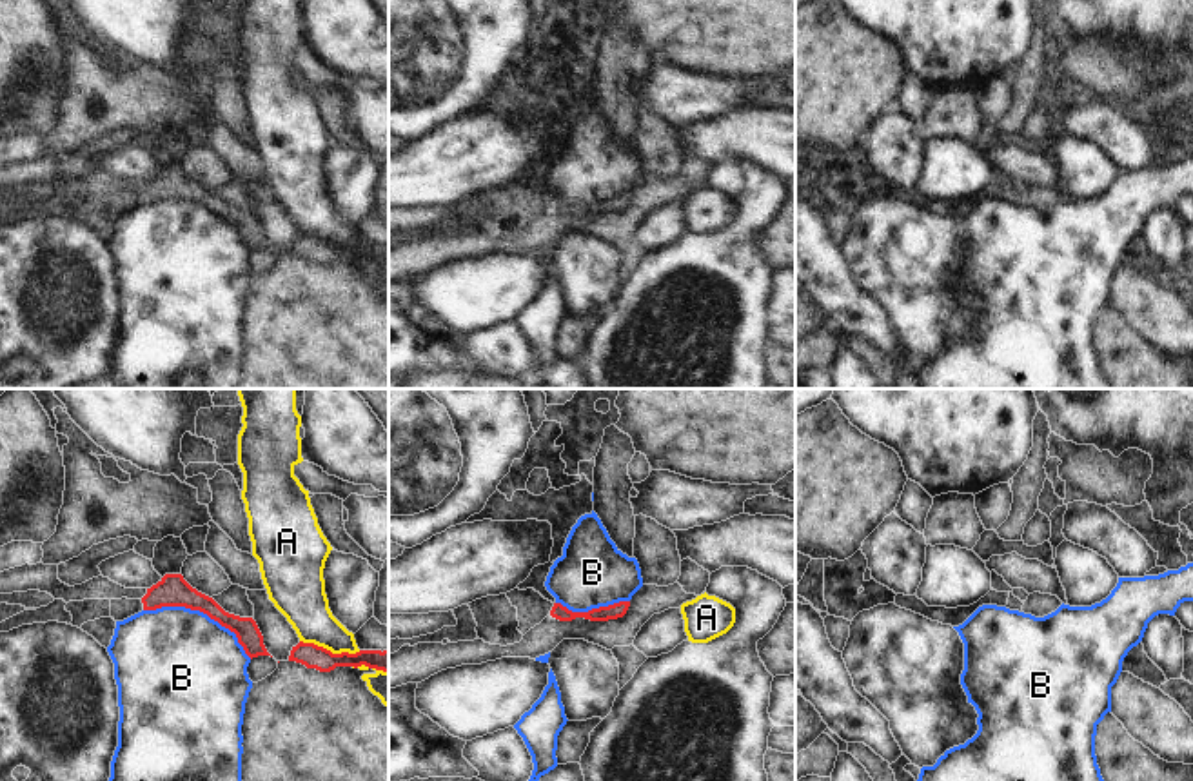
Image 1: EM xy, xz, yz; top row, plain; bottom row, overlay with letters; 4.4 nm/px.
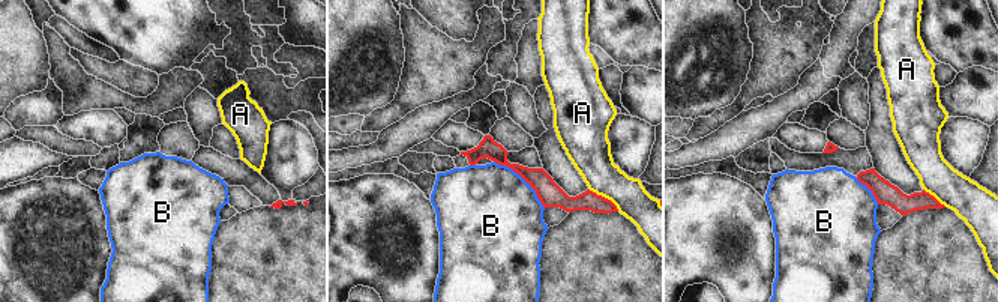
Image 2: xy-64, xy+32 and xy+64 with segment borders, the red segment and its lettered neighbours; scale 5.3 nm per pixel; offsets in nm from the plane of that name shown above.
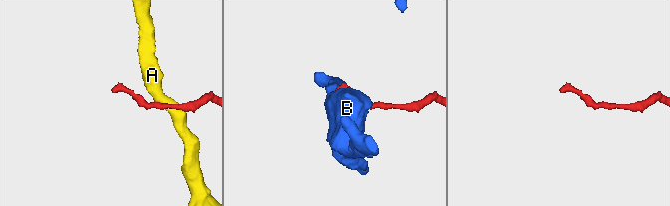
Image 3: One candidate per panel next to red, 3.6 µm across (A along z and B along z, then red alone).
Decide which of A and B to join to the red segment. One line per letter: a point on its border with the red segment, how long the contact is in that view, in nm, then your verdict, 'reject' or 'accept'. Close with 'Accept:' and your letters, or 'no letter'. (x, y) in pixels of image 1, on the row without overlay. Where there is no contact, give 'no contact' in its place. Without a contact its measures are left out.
A: meets red in xy at (329, 244); contact 280 nm long; reject
B: meets red in xy at (202, 204); contact 550 nm long; reject
Accept: no letter

